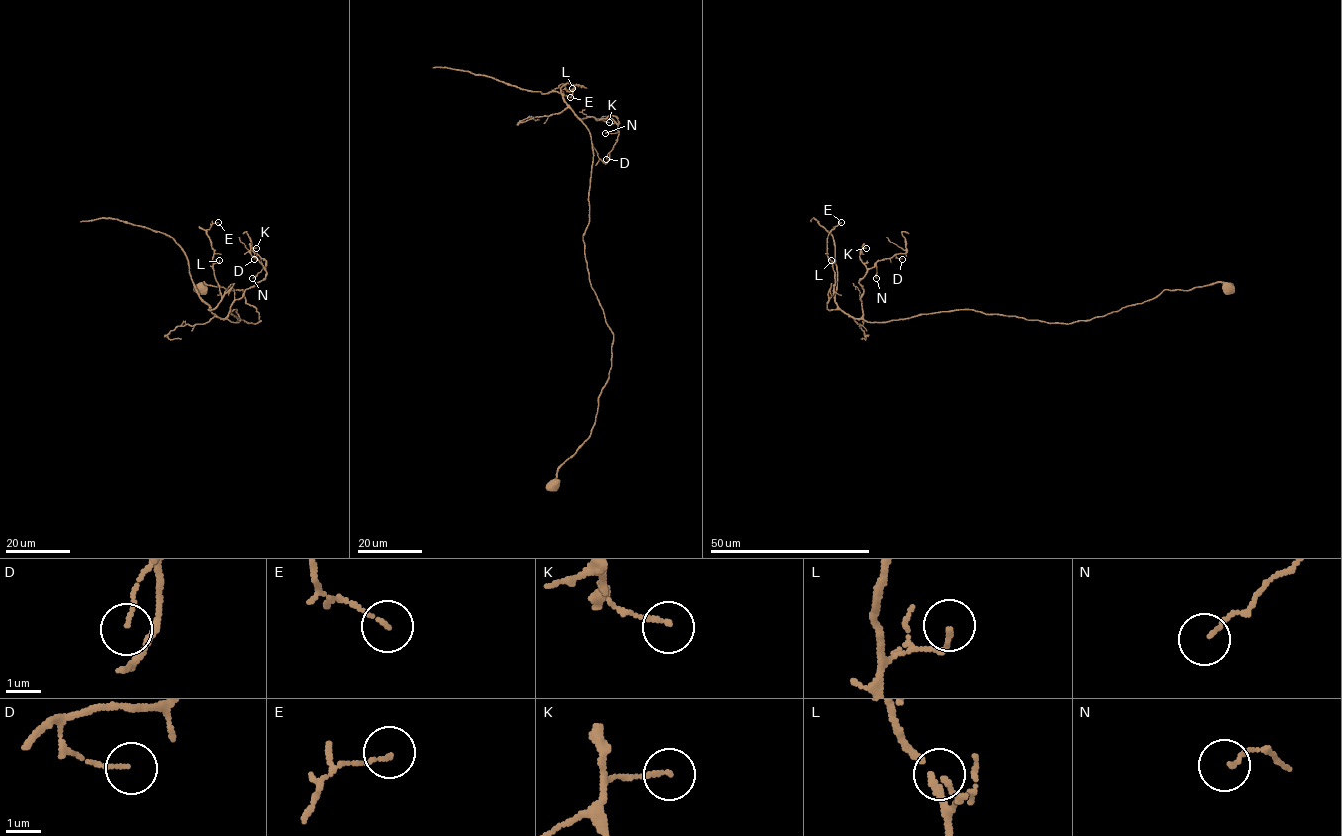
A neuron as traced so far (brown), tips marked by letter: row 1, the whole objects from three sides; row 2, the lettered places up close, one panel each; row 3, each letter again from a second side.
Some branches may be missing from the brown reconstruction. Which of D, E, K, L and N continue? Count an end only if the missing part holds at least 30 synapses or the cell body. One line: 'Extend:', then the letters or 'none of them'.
Extend: none of them

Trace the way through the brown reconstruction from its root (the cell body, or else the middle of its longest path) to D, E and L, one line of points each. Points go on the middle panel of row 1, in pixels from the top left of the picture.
D: (554, 483), (590, 434), (611, 366), (613, 332), (585, 254), (593, 153), (580, 119), (618, 119), (606, 159)
E: (554, 483), (590, 434), (613, 341), (583, 240), (590, 133), (561, 84), (570, 97)
L: (554, 483), (590, 434), (613, 341), (585, 254), (593, 153), (562, 96), (562, 85), (572, 88)

